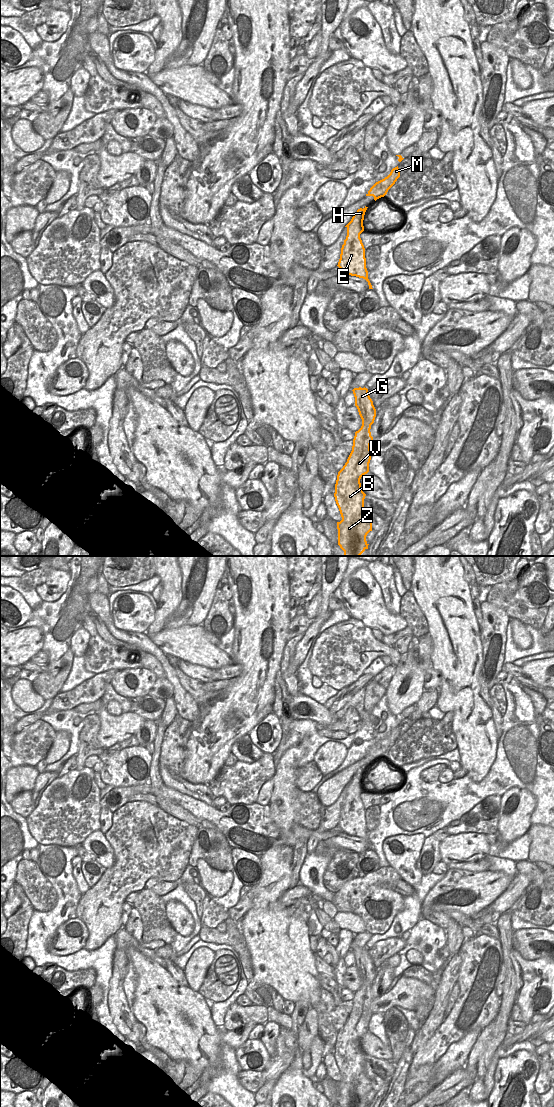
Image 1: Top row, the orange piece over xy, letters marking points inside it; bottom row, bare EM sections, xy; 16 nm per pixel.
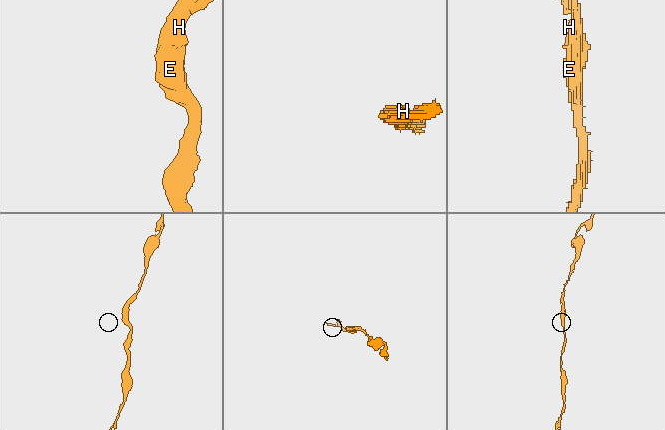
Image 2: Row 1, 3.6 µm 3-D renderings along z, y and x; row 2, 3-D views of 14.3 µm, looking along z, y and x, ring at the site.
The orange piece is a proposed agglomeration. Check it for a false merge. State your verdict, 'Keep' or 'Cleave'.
Keep

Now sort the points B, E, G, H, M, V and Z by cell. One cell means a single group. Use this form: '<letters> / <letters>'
B E G H M V Z

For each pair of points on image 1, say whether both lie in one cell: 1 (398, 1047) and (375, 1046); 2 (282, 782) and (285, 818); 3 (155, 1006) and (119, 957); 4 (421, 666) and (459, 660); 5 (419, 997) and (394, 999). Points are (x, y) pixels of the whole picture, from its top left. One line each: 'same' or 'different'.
1: different
2: same
3: different
4: different
5: same

